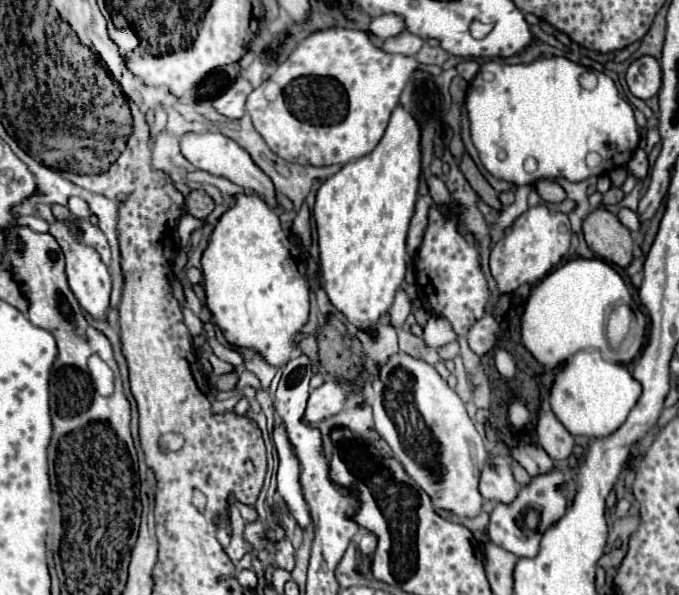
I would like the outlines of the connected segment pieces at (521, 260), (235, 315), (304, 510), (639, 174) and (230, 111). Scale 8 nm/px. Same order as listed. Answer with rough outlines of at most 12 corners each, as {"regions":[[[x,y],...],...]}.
{"regions":[[[528,208],[494,246],[498,290],[540,282],[570,248],[570,220]],[[240,194],[202,256],[224,338],[284,366],[308,320],[300,252]],[[284,426],[272,440],[280,456],[278,494],[306,530],[312,524],[300,482],[300,466]],[[636,150],[628,162],[634,178],[648,176],[648,158],[644,150]],[[240,76],[214,100],[214,108],[230,120],[244,116],[250,82]]]}

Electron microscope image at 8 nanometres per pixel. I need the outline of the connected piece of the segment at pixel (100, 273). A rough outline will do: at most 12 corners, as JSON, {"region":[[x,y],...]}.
{"region":[[50,234],[66,256],[68,284],[80,306],[104,318],[112,280],[100,254],[70,236]]}

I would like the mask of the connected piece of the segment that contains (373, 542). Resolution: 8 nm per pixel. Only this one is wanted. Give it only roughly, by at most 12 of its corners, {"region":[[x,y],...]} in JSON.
{"region":[[366,532],[360,540],[360,552],[372,556],[378,538]]}

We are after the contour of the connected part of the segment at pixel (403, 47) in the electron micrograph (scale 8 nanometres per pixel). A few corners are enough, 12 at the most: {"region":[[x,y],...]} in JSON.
{"region":[[402,32],[384,42],[382,50],[390,54],[416,56],[424,40]]}

